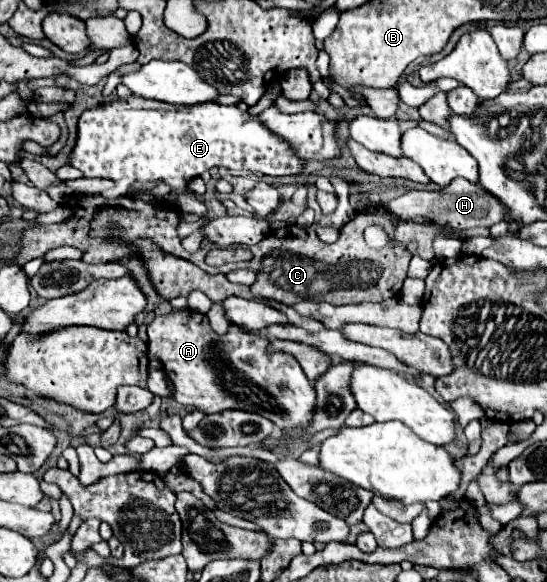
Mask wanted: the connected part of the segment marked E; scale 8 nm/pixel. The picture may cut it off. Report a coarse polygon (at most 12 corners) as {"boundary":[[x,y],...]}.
{"boundary":[[130,95],[86,109],[72,167],[170,197],[212,167],[304,161],[258,115]]}

